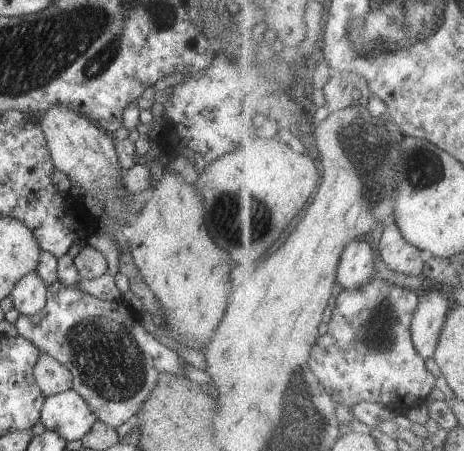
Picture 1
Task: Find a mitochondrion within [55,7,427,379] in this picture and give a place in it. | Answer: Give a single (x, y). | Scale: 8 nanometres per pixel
(244, 223)

